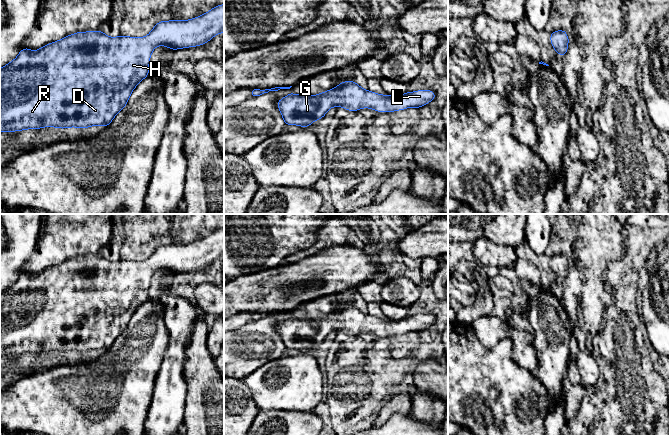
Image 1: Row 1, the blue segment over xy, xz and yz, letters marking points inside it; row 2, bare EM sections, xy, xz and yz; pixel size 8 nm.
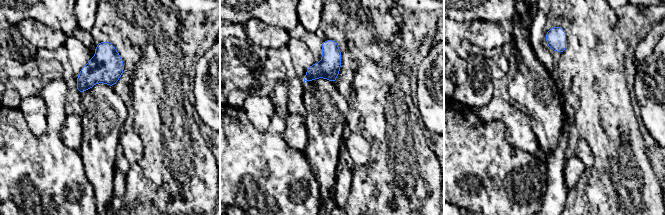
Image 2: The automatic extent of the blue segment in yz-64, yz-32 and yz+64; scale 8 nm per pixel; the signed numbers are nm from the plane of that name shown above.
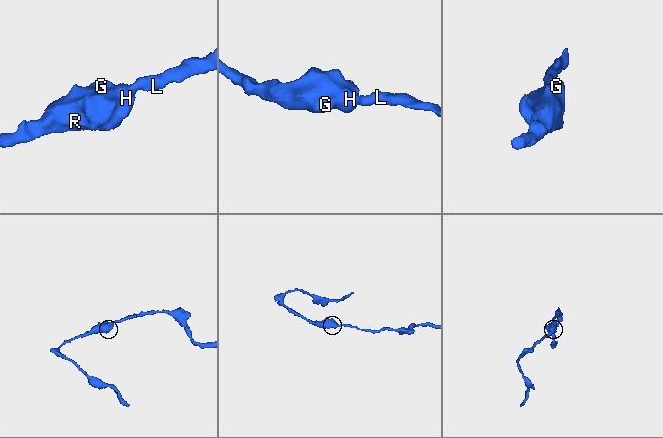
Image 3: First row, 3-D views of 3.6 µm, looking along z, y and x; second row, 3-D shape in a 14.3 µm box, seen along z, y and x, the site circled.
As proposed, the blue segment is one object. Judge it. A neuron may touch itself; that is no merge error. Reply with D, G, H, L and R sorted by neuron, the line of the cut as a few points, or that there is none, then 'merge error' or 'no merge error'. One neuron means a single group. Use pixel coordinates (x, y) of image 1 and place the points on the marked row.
D G H L R; no cut; no merge error

